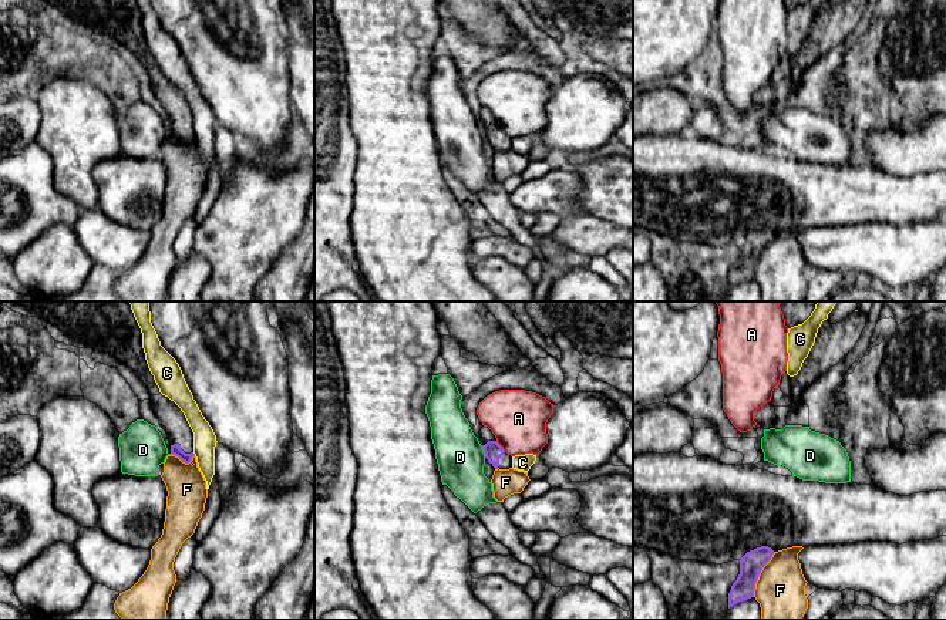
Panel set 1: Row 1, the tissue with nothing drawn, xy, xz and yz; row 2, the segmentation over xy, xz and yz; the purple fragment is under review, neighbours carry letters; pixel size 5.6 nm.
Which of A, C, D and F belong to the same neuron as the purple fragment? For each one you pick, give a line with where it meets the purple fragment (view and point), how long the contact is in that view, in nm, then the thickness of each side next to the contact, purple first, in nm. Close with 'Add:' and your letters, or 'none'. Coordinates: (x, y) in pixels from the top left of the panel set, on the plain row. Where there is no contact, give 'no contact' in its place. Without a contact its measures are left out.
Add: none

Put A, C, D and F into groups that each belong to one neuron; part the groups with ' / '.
A / C / D / F

